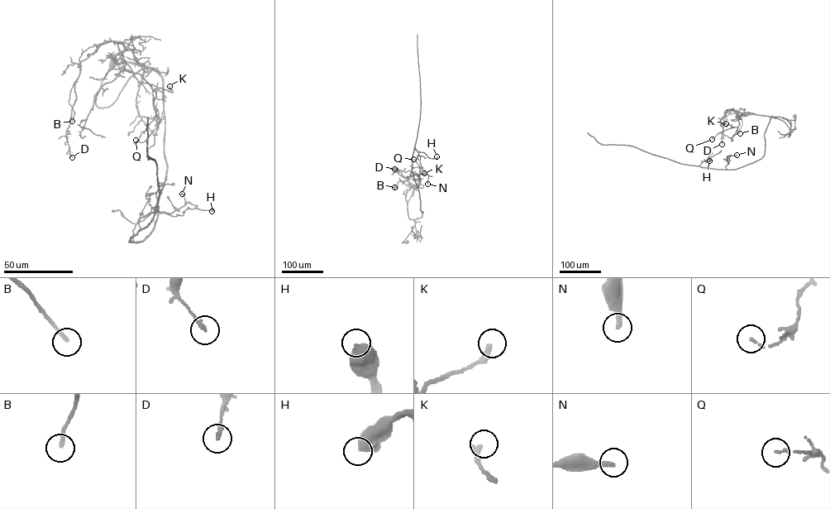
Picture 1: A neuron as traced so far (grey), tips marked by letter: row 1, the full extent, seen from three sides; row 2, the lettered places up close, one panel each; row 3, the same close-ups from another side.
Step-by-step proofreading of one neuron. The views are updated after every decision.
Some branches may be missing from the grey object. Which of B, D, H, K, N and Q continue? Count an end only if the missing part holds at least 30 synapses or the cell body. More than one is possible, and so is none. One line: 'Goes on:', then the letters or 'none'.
Goes on: none

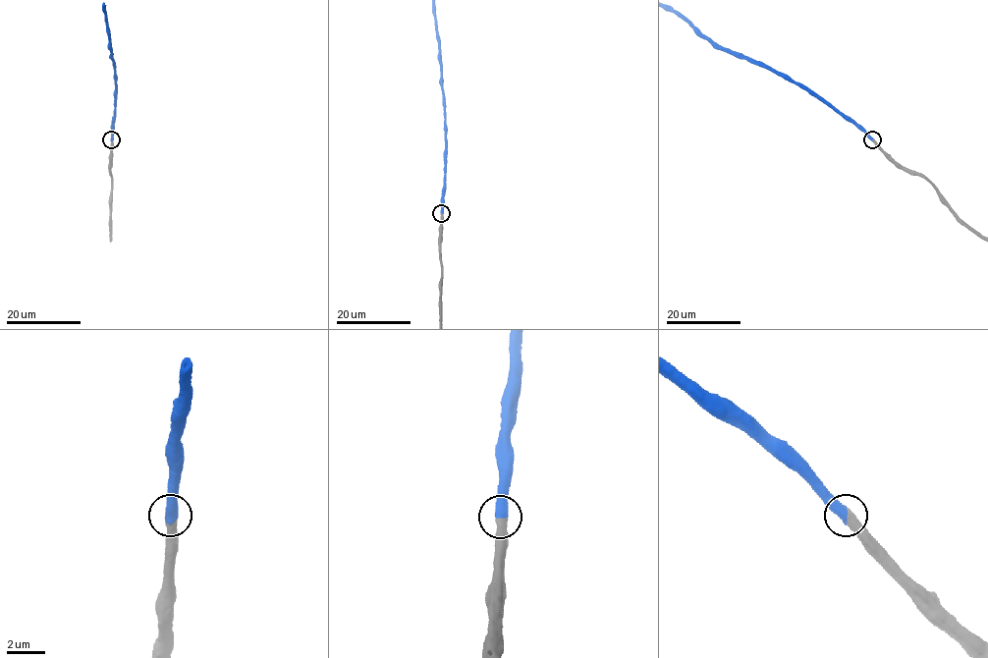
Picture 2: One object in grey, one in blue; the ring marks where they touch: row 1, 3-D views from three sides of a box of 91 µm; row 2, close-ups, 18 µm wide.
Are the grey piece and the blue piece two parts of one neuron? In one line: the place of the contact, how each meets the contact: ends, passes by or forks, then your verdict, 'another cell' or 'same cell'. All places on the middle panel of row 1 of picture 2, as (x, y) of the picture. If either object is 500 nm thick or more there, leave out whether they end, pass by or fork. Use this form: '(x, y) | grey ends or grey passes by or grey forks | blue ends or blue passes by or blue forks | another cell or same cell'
(441, 213) | same cell

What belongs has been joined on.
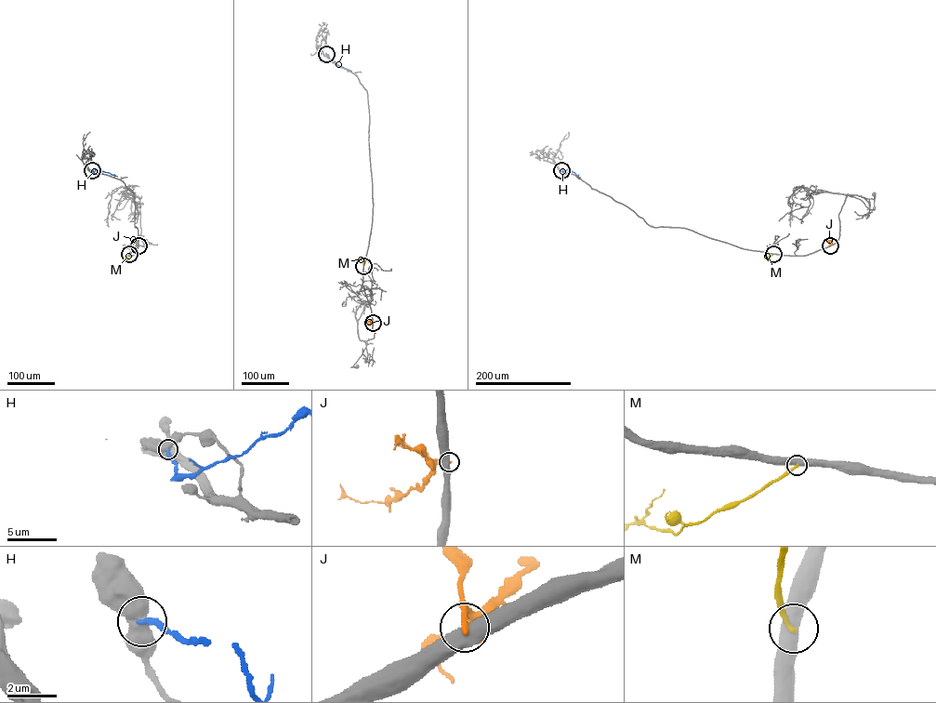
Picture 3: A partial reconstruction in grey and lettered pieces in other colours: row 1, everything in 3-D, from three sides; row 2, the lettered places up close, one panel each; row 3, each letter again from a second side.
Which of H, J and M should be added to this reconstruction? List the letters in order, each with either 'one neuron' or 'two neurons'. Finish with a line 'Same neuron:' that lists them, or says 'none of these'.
H: two neurons
J: two neurons
M: two neurons
Same neuron: none of these

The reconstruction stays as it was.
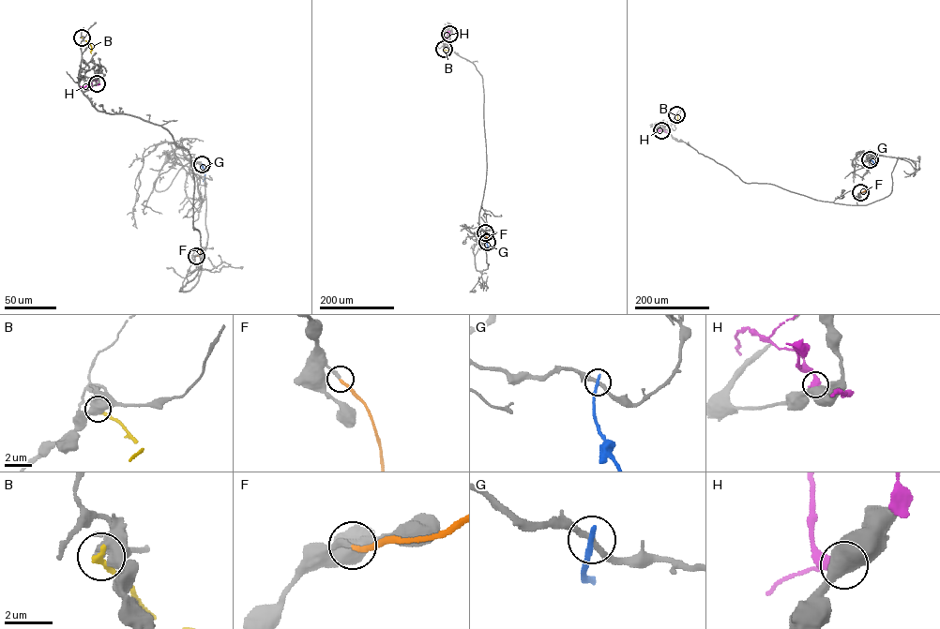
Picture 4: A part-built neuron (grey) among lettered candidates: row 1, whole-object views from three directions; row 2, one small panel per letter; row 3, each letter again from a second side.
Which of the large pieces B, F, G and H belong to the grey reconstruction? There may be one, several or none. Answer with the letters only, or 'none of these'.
F

